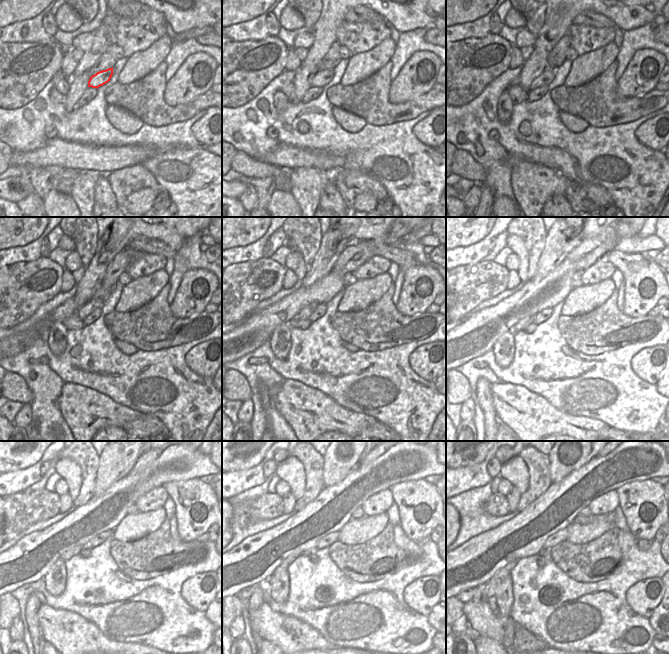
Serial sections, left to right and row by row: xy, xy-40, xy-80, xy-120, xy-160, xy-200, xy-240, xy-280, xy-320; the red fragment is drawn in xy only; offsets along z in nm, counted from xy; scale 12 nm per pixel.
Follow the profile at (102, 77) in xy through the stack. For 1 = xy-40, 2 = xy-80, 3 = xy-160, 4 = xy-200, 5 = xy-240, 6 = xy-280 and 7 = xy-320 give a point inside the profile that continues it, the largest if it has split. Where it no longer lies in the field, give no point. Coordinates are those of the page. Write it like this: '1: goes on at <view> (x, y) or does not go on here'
1: goes on at xy-40 (323, 77)
2: goes on at xy-80 (545, 78)
3: goes on at xy-160 (304, 314)
4: goes on at xy-200 (522, 324)
5: goes on at xy-240 (74, 551)
6: goes on at xy-280 (286, 562)
7: goes on at xy-320 (491, 586)

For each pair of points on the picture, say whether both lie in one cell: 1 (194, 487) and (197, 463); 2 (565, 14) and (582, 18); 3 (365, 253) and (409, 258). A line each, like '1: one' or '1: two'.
1: two
2: two
3: two

